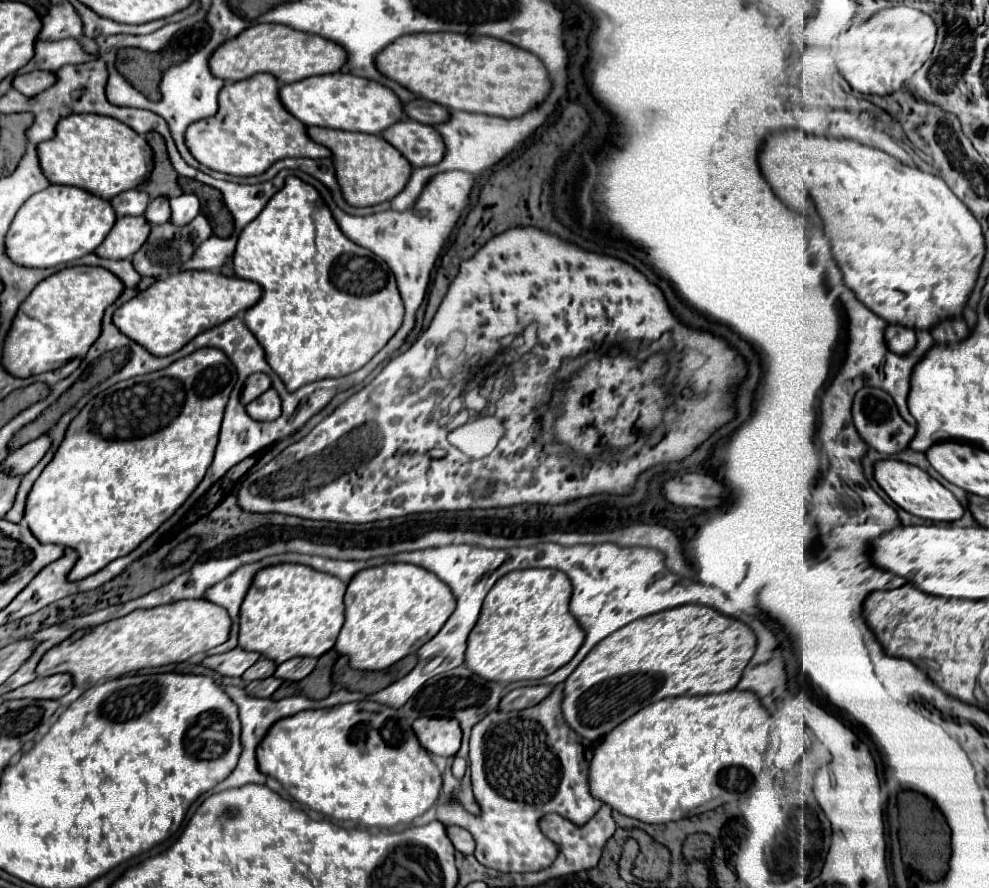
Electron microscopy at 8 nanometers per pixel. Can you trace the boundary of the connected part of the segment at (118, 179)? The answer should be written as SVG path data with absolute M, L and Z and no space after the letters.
M69 115L57 123L55 137L37 145L43 175L51 185L85 189L105 201L135 189L149 173L151 149L131 127L103 115Z

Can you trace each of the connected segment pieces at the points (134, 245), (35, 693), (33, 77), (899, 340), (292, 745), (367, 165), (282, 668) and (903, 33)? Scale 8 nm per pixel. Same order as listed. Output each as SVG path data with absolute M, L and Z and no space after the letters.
M143 215L139 217L119 217L105 237L105 241L95 249L95 255L101 259L131 259L141 245L145 243L147 235L151 231L151 225L145 221Z
M49 675L49 677L37 677L35 681L9 691L3 695L3 701L11 699L59 699L67 695L73 689L71 675Z
M33 71L27 75L15 75L13 79L13 89L17 89L19 93L31 97L37 95L41 91L45 91L49 85L53 85L55 77L49 71Z
M885 329L885 343L893 353L907 353L915 345L913 329Z
M375 701L309 709L289 719L279 719L257 747L257 763L259 771L277 779L295 801L335 821L355 821L361 827L389 829L401 823L409 825L435 805L441 791L441 773L431 755L419 745L411 725L397 709Z
M309 127L307 135L315 143L331 151L335 177L339 181L343 199L353 207L379 205L383 201L393 199L403 189L403 185L411 175L409 161L395 147L391 147L381 135L363 135L363 133L335 131L325 127Z
M295 657L295 659L281 663L275 671L275 677L289 679L289 681L301 681L315 669L315 665L317 665L315 657Z
M895 5L877 11L863 25L851 29L843 41L843 57L837 57L837 71L863 95L891 95L899 91L931 59L937 39L935 21L913 7Z

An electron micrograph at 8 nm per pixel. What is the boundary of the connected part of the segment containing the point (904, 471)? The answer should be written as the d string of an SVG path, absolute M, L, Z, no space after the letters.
M881 459L875 463L875 481L899 507L909 511L911 515L931 521L955 521L963 515L963 507L955 499L955 495L917 465L899 459Z

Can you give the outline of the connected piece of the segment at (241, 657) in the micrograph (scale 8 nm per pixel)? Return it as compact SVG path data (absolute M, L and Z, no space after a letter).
M235 647L229 653L223 655L211 655L203 659L205 667L215 669L221 675L229 675L229 677L241 677L245 673L245 669L249 669L261 655L255 651L245 651L241 647Z

